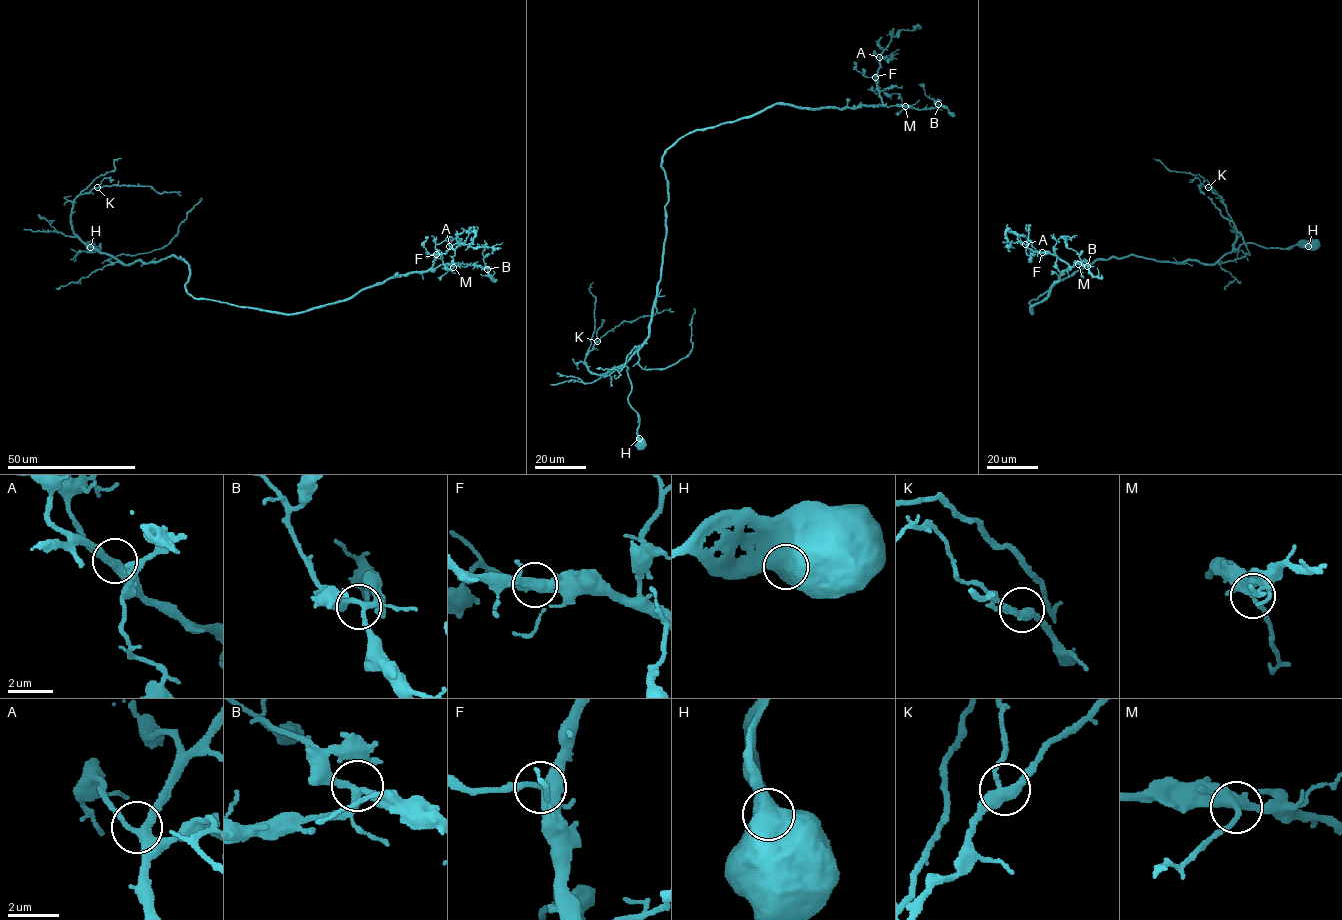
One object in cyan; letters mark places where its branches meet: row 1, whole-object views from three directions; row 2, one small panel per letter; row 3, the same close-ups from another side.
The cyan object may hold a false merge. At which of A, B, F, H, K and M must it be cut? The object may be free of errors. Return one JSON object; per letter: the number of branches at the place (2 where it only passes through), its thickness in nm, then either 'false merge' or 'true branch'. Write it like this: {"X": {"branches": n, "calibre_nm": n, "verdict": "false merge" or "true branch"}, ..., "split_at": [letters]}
{"A": {"branches": 3, "calibre_nm": 280, "verdict": "true branch"}, "B": {"branches": 3, "calibre_nm": 220, "verdict": "true branch"}, "F": {"branches": 3, "calibre_nm": 400, "verdict": "true branch"}, "H": {"branches": 1, "calibre_nm": 1400, "verdict": "true branch"}, "K": {"branches": 3, "calibre_nm": 360, "verdict": "true branch"}, "M": {"branches": 3, "calibre_nm": 320, "verdict": "true branch"}, "split_at": []}

